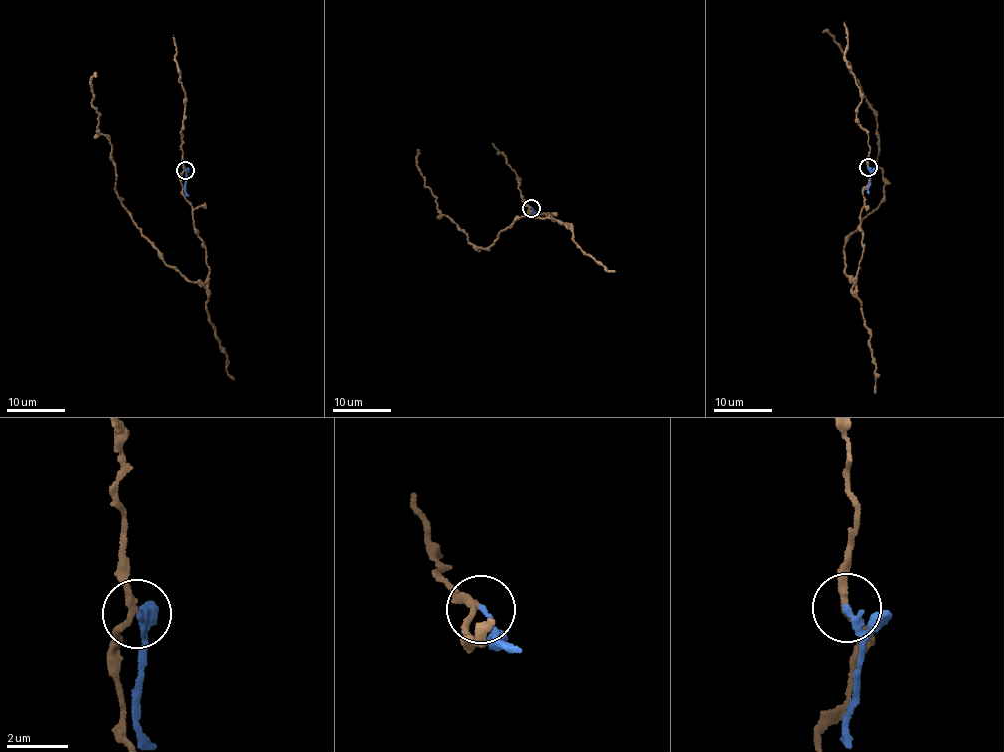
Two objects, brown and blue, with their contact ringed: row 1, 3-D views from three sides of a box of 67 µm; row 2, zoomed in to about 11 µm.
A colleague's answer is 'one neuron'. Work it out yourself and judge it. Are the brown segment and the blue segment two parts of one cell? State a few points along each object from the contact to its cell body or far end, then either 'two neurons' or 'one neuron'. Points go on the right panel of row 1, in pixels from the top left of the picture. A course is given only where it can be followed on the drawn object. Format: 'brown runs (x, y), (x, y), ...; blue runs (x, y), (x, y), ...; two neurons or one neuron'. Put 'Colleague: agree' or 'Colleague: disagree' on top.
Colleague: disagree
brown runs (868, 166), (852, 280), (843, 249), (884, 184), (877, 115), (823, 30); blue runs (868, 167), (867, 193); two neurons

